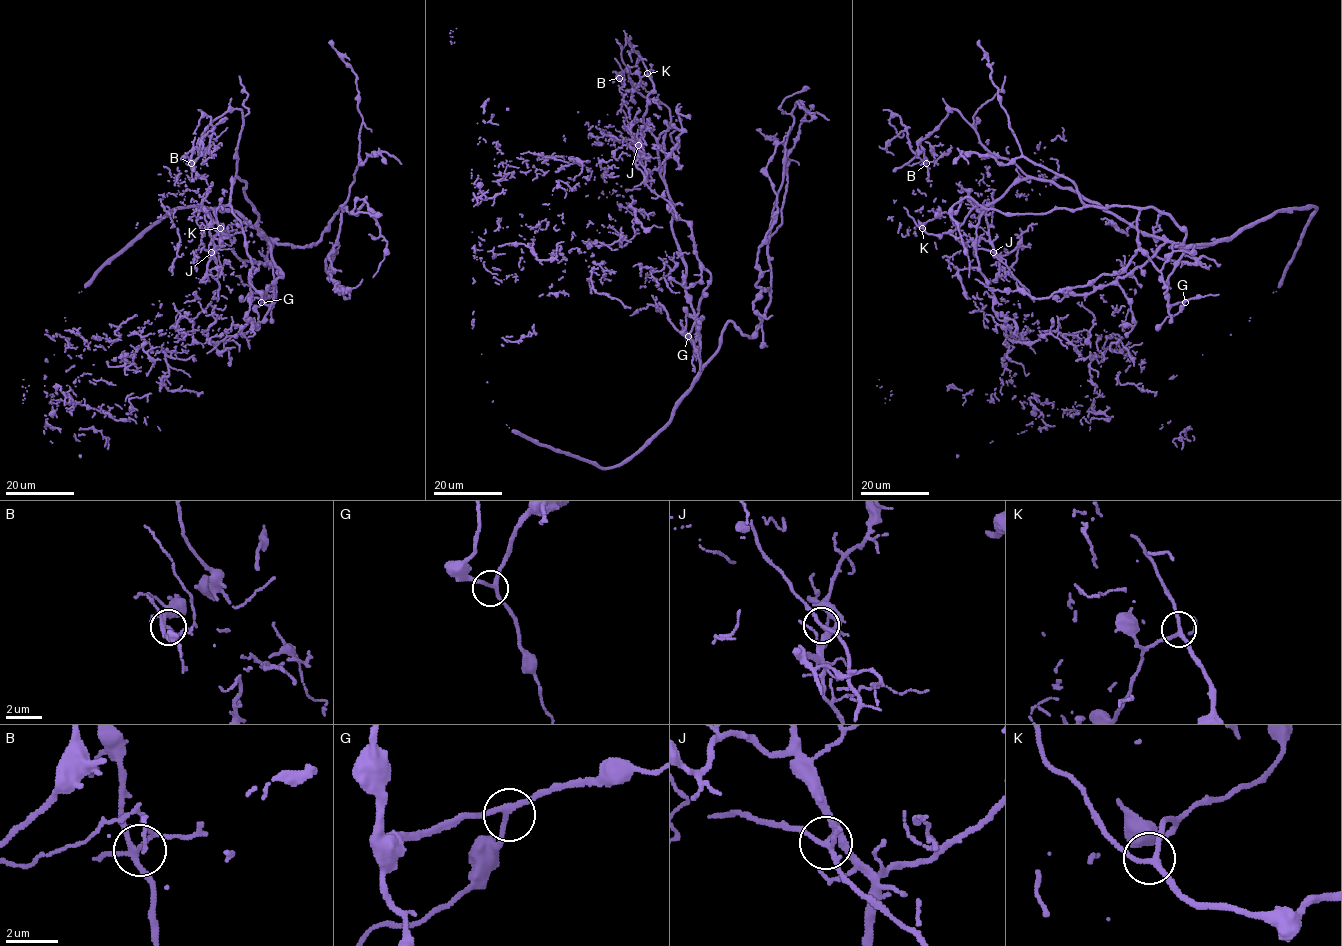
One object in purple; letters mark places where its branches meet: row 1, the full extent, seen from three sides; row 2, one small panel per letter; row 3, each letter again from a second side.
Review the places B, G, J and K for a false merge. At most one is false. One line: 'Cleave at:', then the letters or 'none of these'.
Cleave at: J

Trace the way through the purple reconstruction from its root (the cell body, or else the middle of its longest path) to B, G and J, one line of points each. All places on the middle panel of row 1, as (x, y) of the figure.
B: (671, 127), (657, 140), (662, 178), (663, 137), (670, 111), (644, 97), (627, 72), (621, 72), (619, 78)
G: (671, 127), (657, 140), (659, 173), (674, 207), (672, 232), (698, 335), (704, 319), (688, 336)
J: (671, 127), (657, 137), (644, 123), (647, 75), (634, 90), (621, 87), (627, 131), (639, 145)

